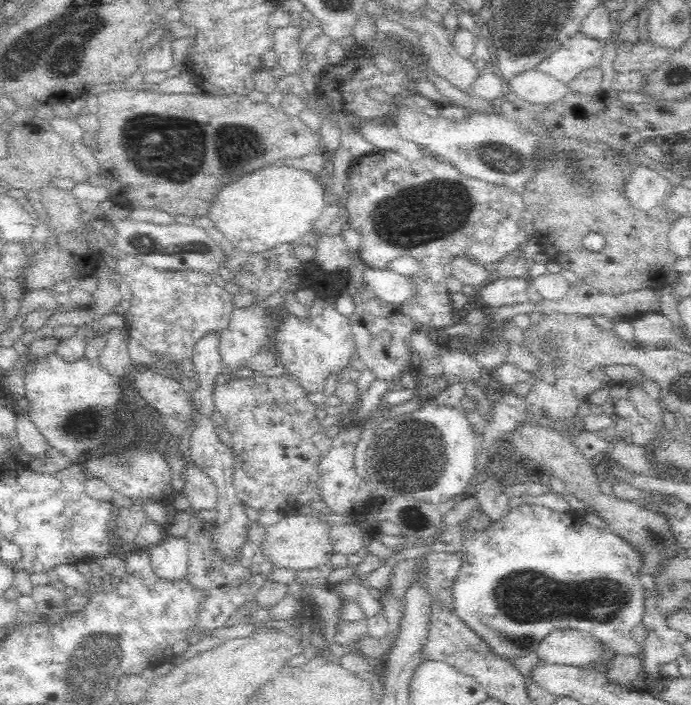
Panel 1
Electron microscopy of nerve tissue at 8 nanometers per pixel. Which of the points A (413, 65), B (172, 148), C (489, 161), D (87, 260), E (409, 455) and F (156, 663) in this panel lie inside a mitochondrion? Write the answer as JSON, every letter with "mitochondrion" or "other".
{"A":"other","B":"mitochondrion","C":"mitochondrion","D":"other","E":"mitochondrion","F":"other"}

